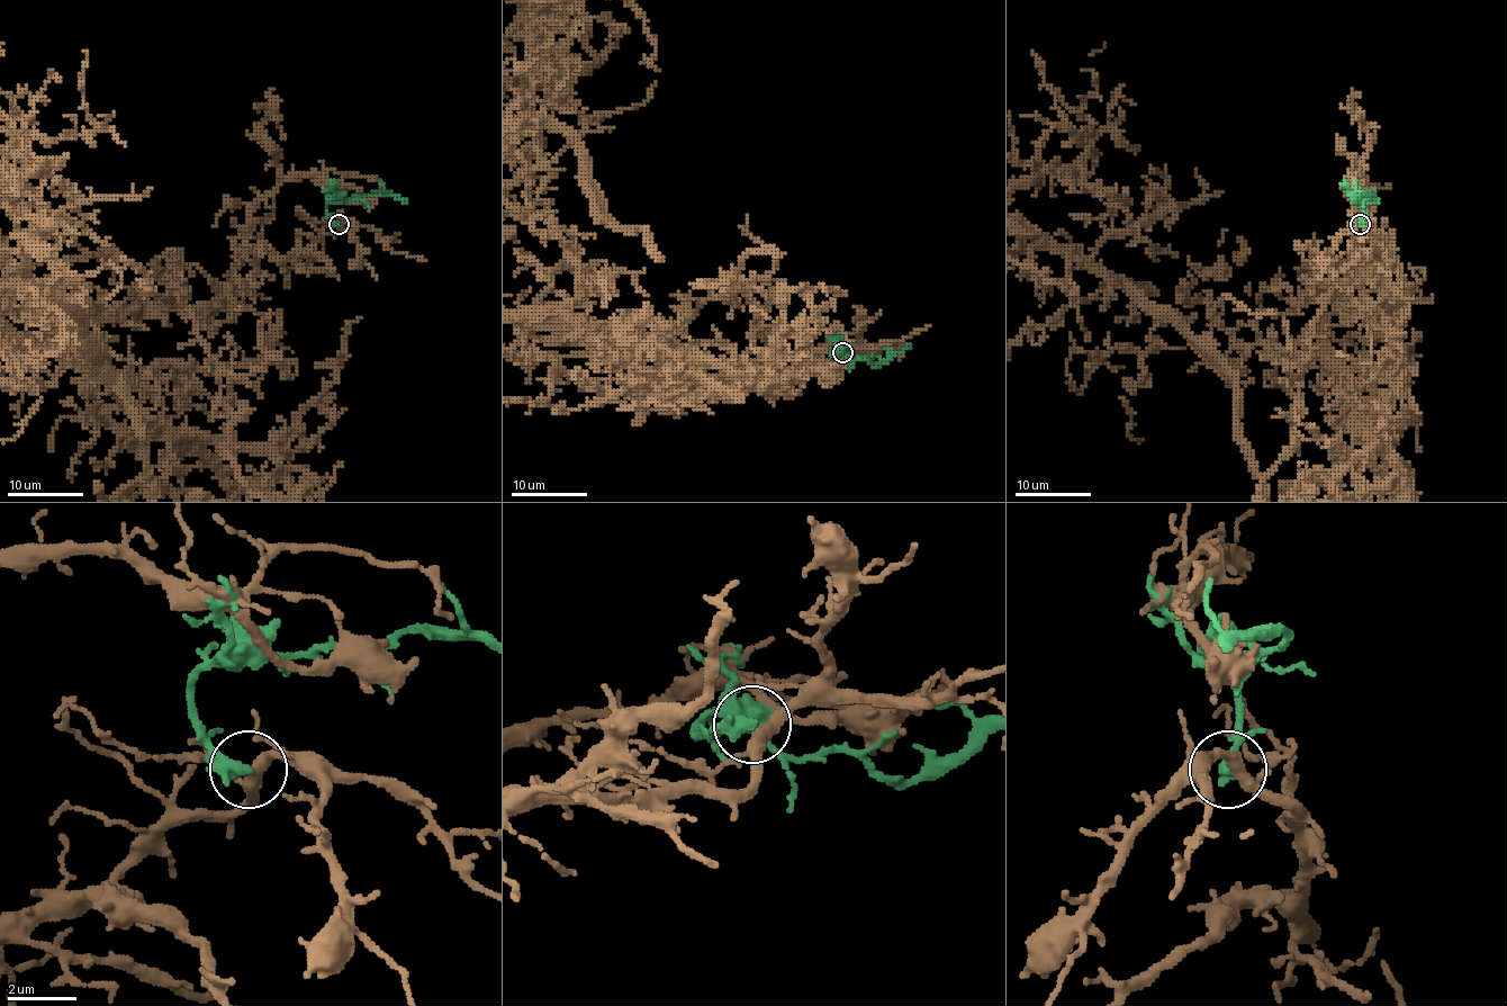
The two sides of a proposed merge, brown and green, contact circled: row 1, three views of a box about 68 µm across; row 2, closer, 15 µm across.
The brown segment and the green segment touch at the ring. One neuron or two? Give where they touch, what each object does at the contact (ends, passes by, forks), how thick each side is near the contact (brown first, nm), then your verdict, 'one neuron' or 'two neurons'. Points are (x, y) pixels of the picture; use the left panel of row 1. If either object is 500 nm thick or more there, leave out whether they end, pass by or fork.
(339, 224) | brown forks | green ends | 300/440 nm | two neurons

